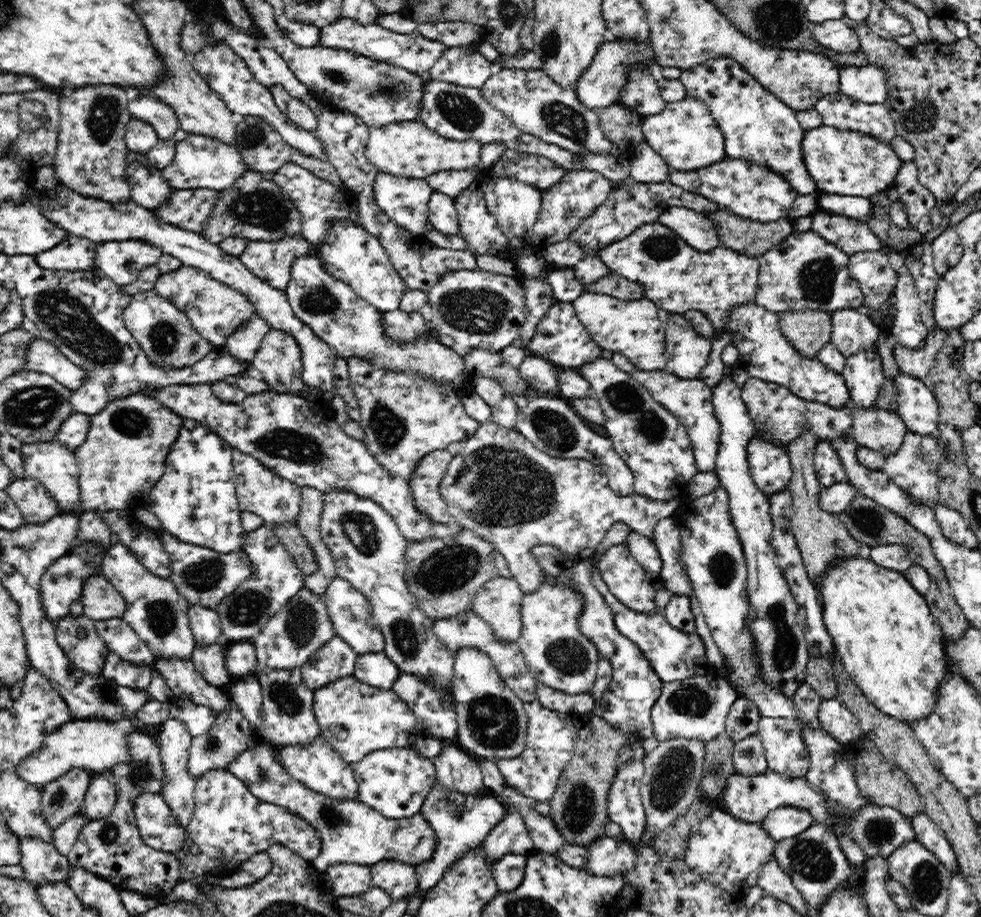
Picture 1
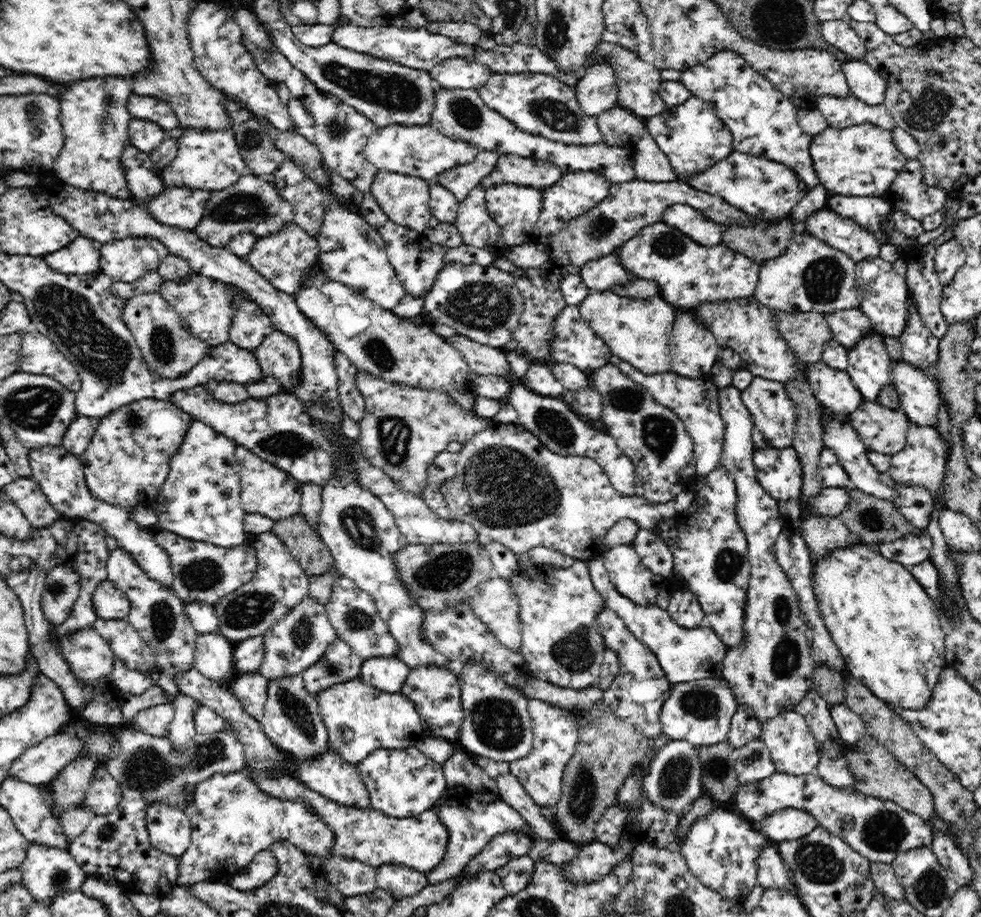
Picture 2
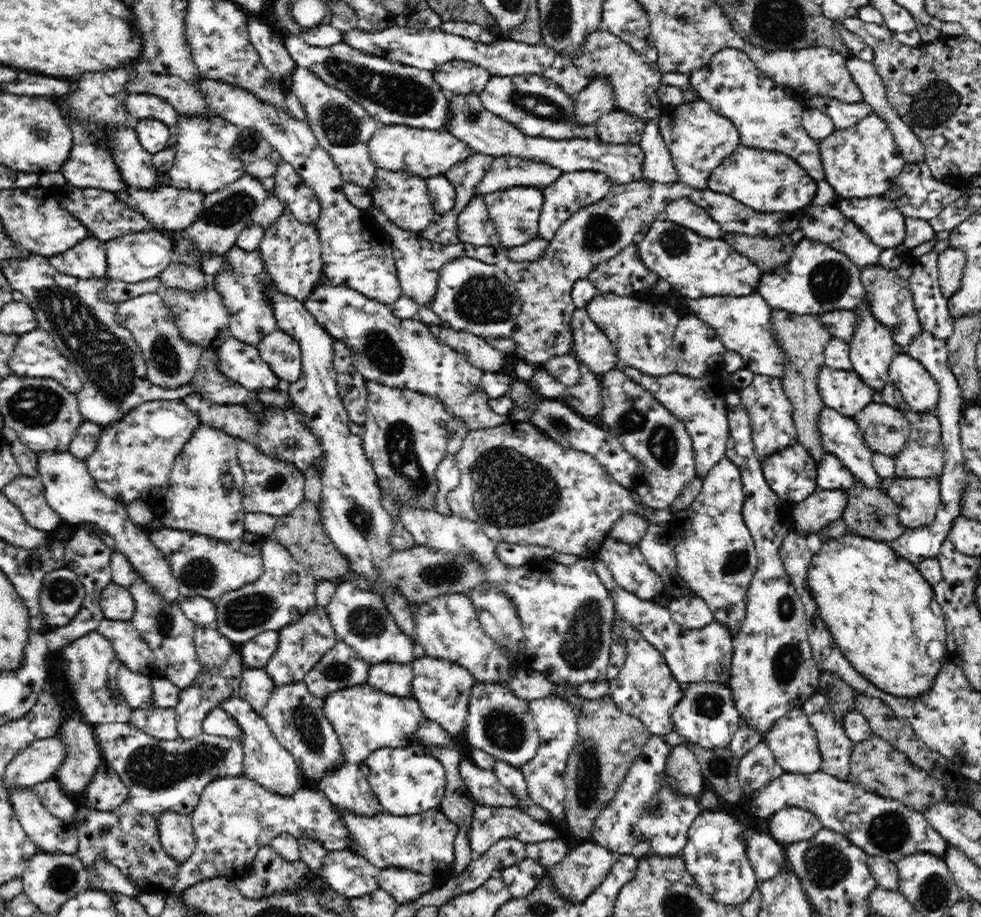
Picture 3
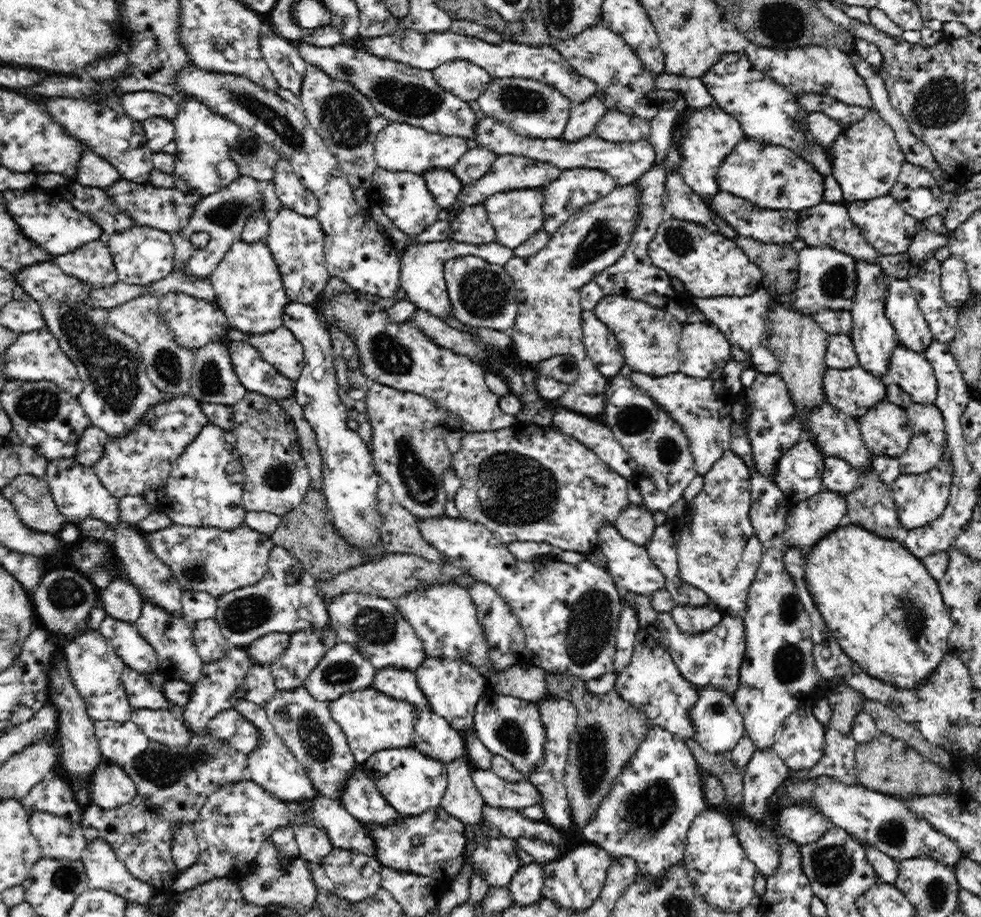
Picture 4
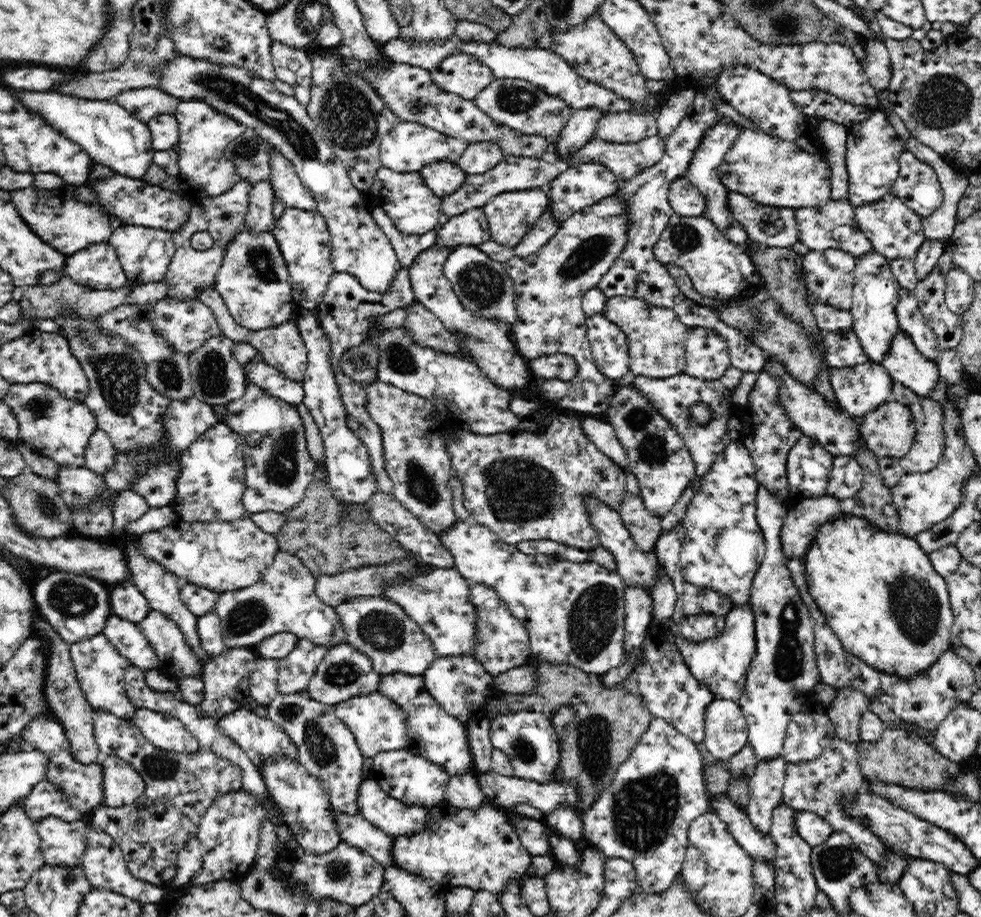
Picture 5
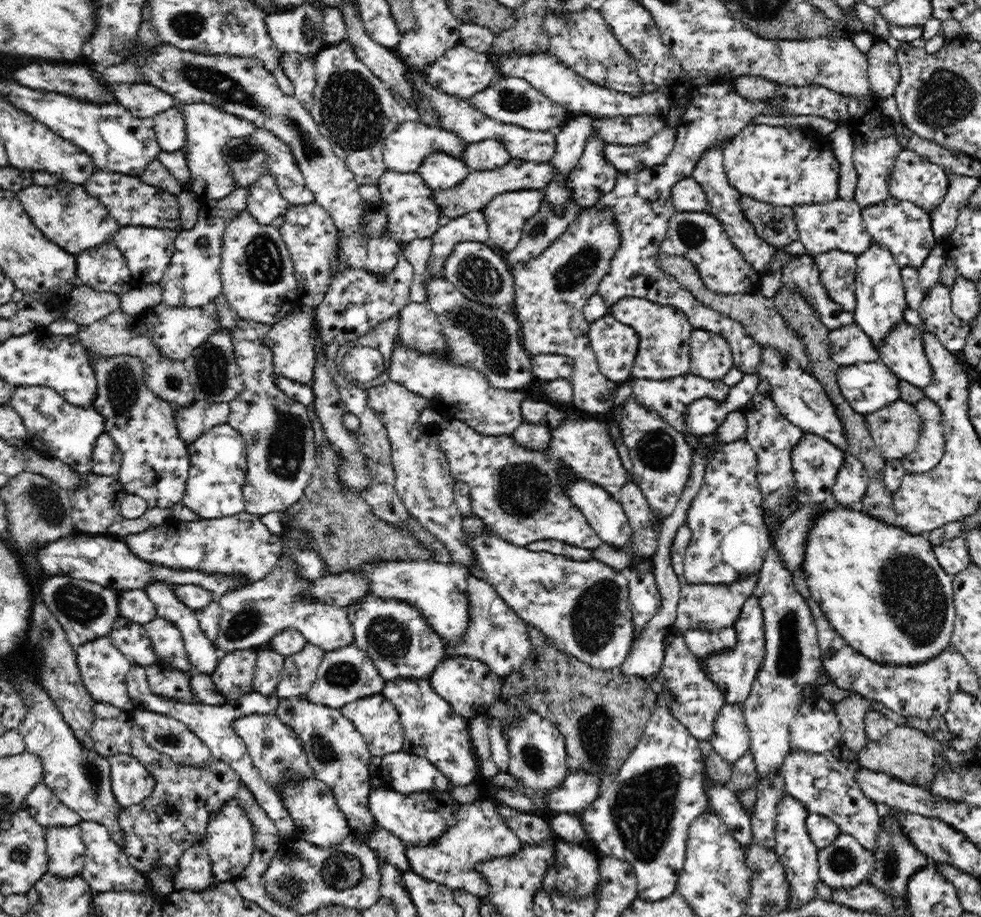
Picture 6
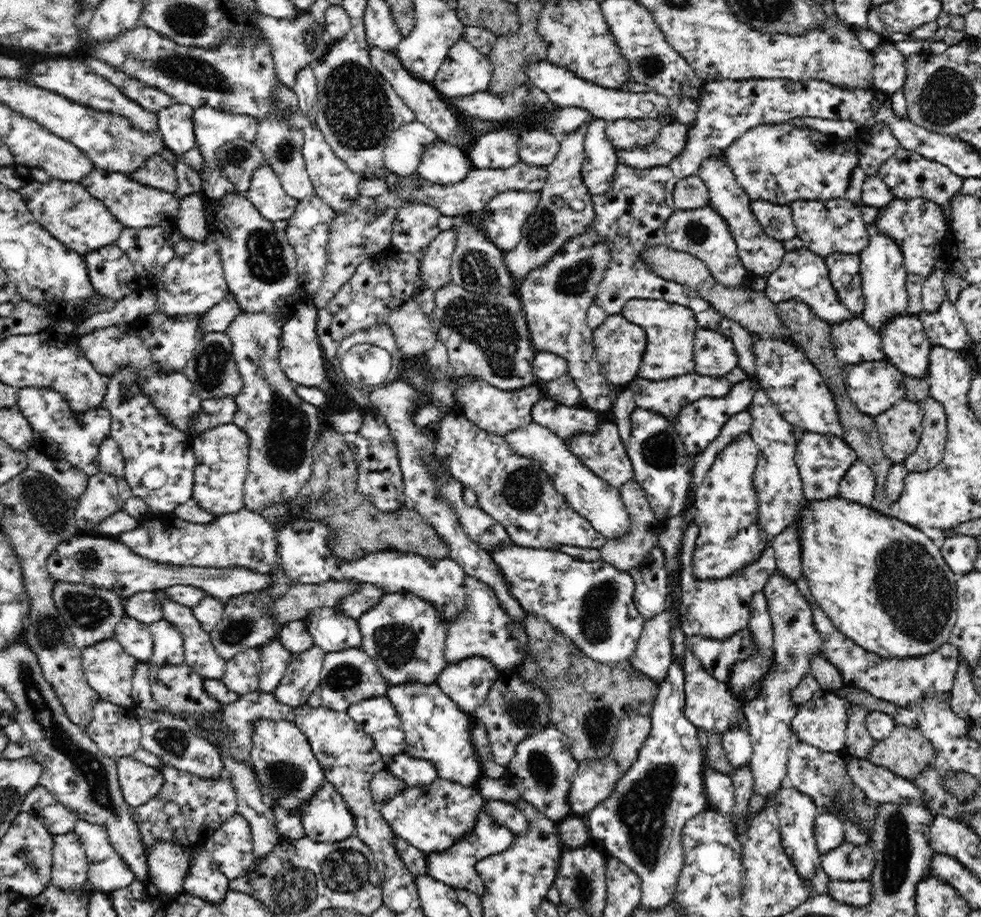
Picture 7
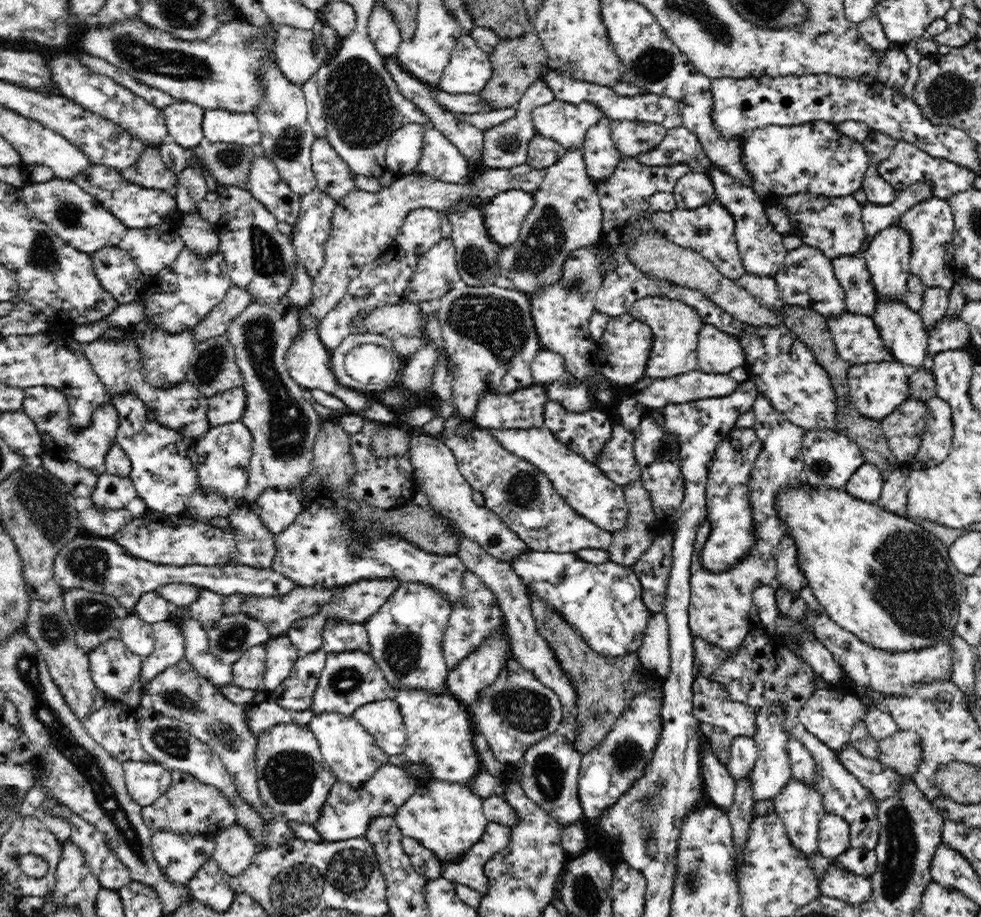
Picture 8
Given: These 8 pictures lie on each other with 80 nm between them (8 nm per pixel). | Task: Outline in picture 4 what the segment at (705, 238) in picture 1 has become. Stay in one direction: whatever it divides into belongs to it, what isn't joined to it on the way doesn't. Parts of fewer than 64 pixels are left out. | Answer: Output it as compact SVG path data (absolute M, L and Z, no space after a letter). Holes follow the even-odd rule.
M678 91L677 98L674 101L664 103L658 114L650 119L650 136L647 139L656 153L656 165L660 165L665 160L666 152L672 142L676 117L684 109L688 109L684 94ZM678 173L668 174L665 178L667 199L664 201L665 210L670 218L701 224L717 232L712 220L711 210L679 176Z

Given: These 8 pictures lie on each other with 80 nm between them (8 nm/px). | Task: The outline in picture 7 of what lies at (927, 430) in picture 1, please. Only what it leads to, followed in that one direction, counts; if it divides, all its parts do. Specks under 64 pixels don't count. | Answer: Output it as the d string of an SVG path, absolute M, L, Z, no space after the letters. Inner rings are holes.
M899 313L898 316L890 316L883 322L879 333L886 361L901 369L905 376L927 378L931 344L918 314Z

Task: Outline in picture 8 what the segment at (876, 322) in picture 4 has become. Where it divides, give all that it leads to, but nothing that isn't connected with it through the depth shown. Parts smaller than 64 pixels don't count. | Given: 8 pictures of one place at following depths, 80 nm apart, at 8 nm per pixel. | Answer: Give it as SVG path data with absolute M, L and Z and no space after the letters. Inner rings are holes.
M890 225L874 234L868 248L859 255L866 261L869 272L872 273L876 298L878 299L880 295L880 297L898 297L899 300L904 301L907 280L911 275L912 233L910 229L904 229L900 225Z

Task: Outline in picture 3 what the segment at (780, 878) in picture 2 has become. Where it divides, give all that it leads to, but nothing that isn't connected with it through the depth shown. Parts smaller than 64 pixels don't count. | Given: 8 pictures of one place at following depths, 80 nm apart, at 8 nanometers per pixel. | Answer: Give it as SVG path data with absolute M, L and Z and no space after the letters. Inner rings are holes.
M746 828L744 833L746 833L746 847L748 847L746 851L758 882L766 882L778 876L786 860L784 845L770 833L759 829Z

